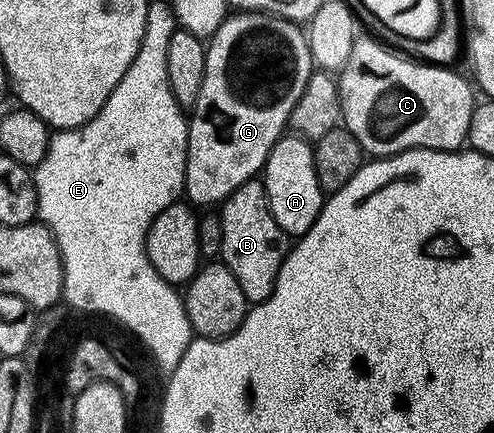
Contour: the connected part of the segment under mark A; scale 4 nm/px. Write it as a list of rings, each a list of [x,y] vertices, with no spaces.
[[[285,135],[270,151],[268,162],[262,170],[270,215],[274,215],[274,223],[278,223],[278,227],[282,227],[282,231],[286,231],[292,239],[299,239],[303,233],[310,231],[326,200],[326,194],[318,183],[312,151],[313,146],[305,138]]]

